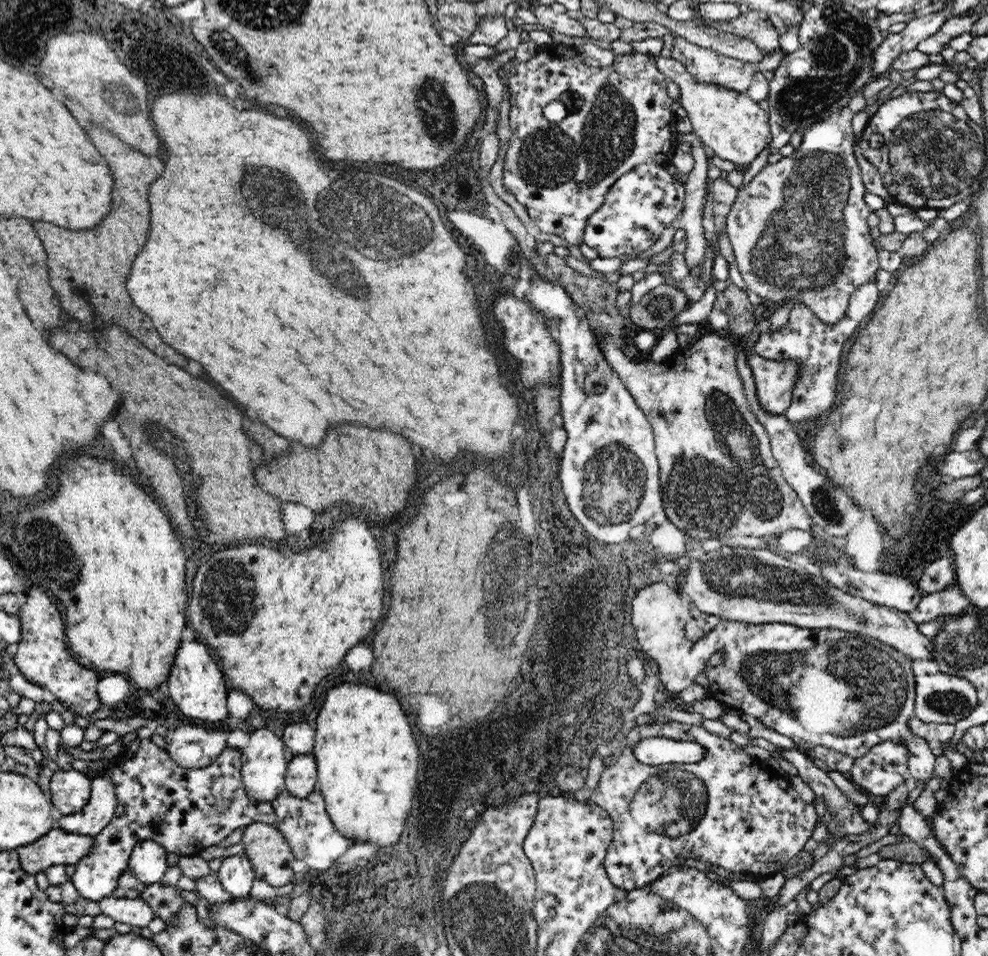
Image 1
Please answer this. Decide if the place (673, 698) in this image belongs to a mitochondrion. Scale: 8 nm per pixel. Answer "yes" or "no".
no

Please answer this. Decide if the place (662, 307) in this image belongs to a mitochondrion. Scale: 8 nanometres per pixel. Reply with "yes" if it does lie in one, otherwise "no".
yes

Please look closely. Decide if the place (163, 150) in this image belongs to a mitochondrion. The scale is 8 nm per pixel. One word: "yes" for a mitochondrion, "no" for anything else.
no

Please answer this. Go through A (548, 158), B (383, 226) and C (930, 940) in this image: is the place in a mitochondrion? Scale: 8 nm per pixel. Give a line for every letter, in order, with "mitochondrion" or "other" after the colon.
A: mitochondrion
B: mitochondrion
C: other

